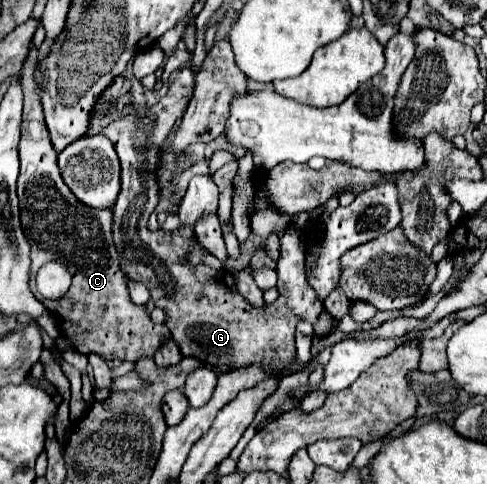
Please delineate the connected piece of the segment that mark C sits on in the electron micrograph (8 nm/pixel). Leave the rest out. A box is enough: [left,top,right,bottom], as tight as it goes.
[18,48,170,362]

